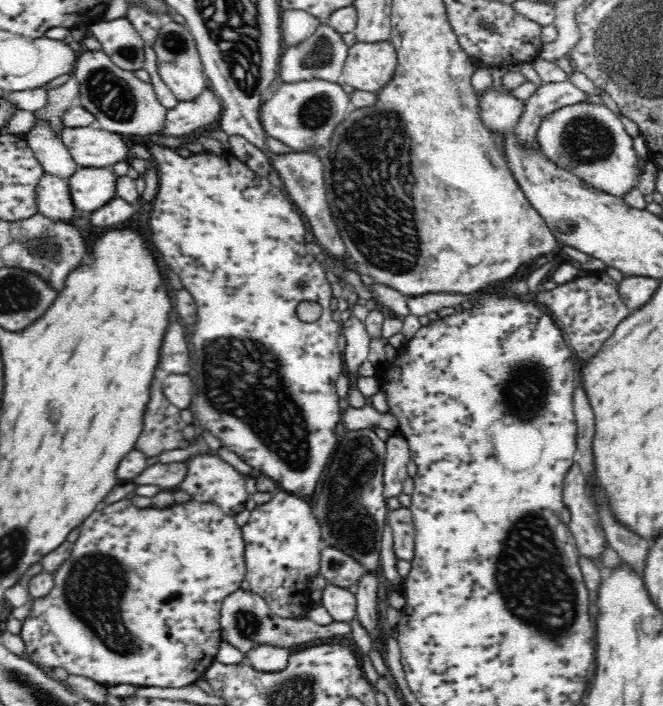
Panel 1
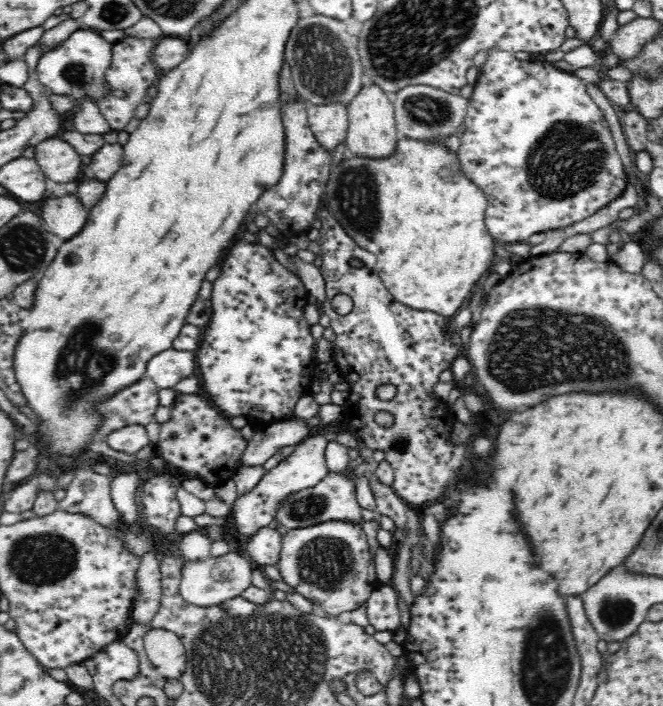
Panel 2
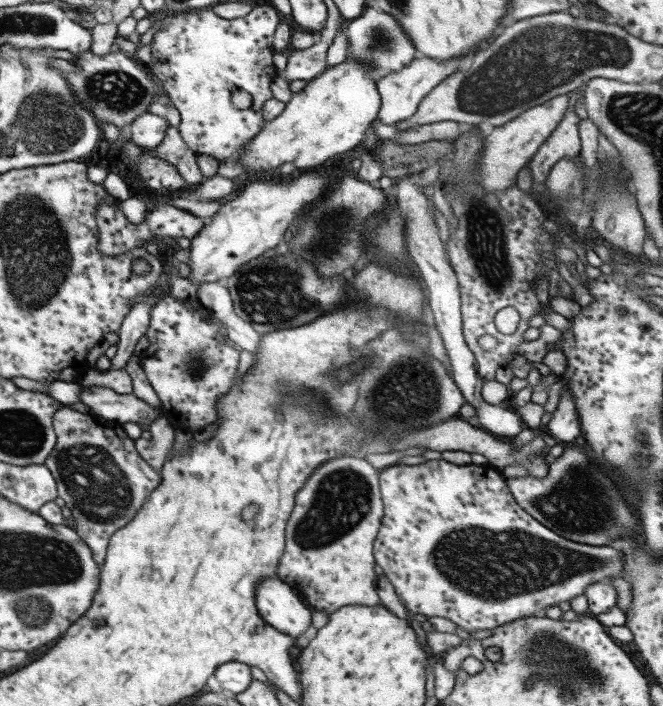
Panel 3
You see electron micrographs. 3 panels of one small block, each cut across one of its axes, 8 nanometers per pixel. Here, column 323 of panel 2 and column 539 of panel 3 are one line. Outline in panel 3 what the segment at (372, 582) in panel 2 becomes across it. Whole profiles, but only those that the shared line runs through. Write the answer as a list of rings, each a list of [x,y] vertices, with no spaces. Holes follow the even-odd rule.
[[[437,459],[426,460],[415,465],[396,463],[379,471],[378,482],[383,513],[372,545],[374,562],[383,569],[383,574],[393,586],[396,598],[409,613],[423,614],[425,617],[441,616],[441,618],[447,618],[449,622],[457,624],[459,628],[468,633],[483,628],[492,629],[529,615],[542,613],[547,607],[557,605],[559,602],[569,602],[574,596],[583,594],[585,587],[589,584],[607,582],[607,579],[620,576],[620,572],[622,572],[623,554],[617,550],[607,546],[588,546],[570,542],[530,518],[529,514],[521,510],[521,507],[513,501],[501,472],[487,462],[480,465],[473,463],[457,465],[445,462],[443,459]]]

